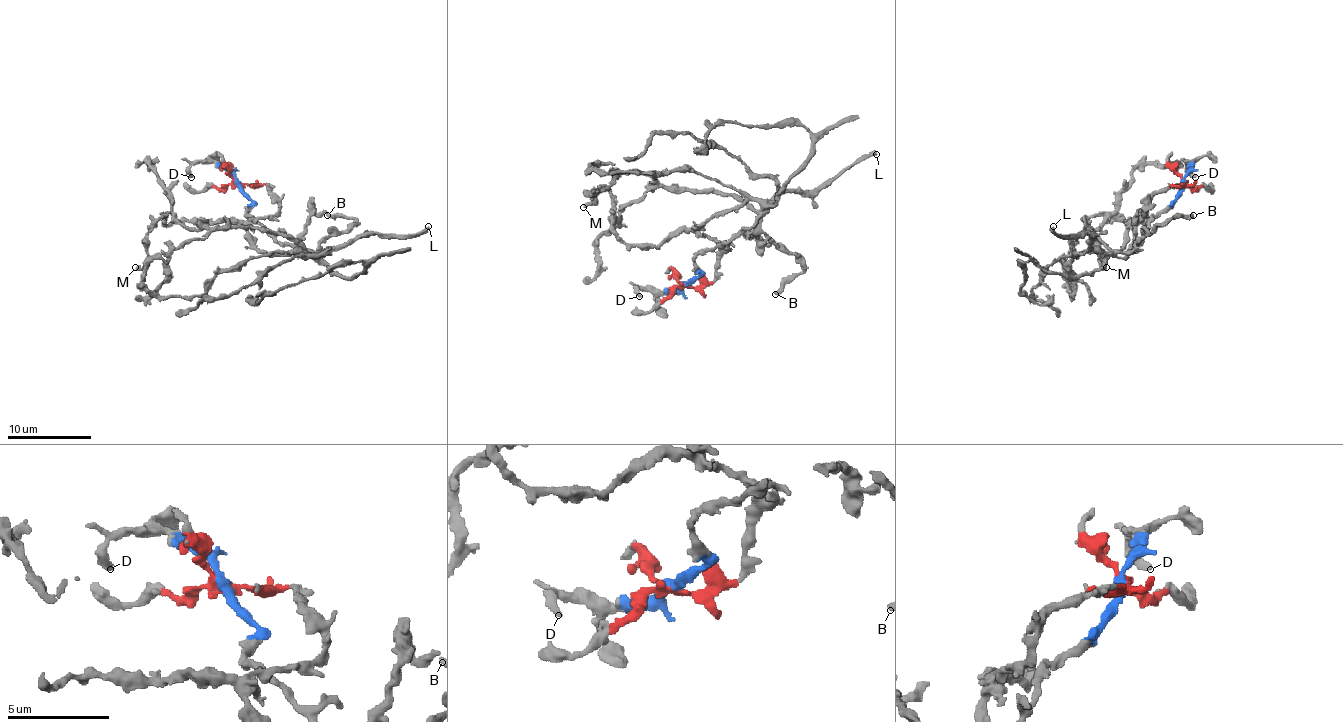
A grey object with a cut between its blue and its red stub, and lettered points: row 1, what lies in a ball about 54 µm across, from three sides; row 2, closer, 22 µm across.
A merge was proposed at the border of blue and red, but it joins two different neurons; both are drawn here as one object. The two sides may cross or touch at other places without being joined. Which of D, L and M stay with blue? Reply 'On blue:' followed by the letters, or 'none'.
On blue: D, L

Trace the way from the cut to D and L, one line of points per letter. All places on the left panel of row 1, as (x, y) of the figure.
D: (238, 184), (228, 171), (213, 163), (192, 165), (192, 177)
L: (238, 184), (251, 201), (251, 217), (306, 257), (377, 234), (419, 234), (428, 226)

